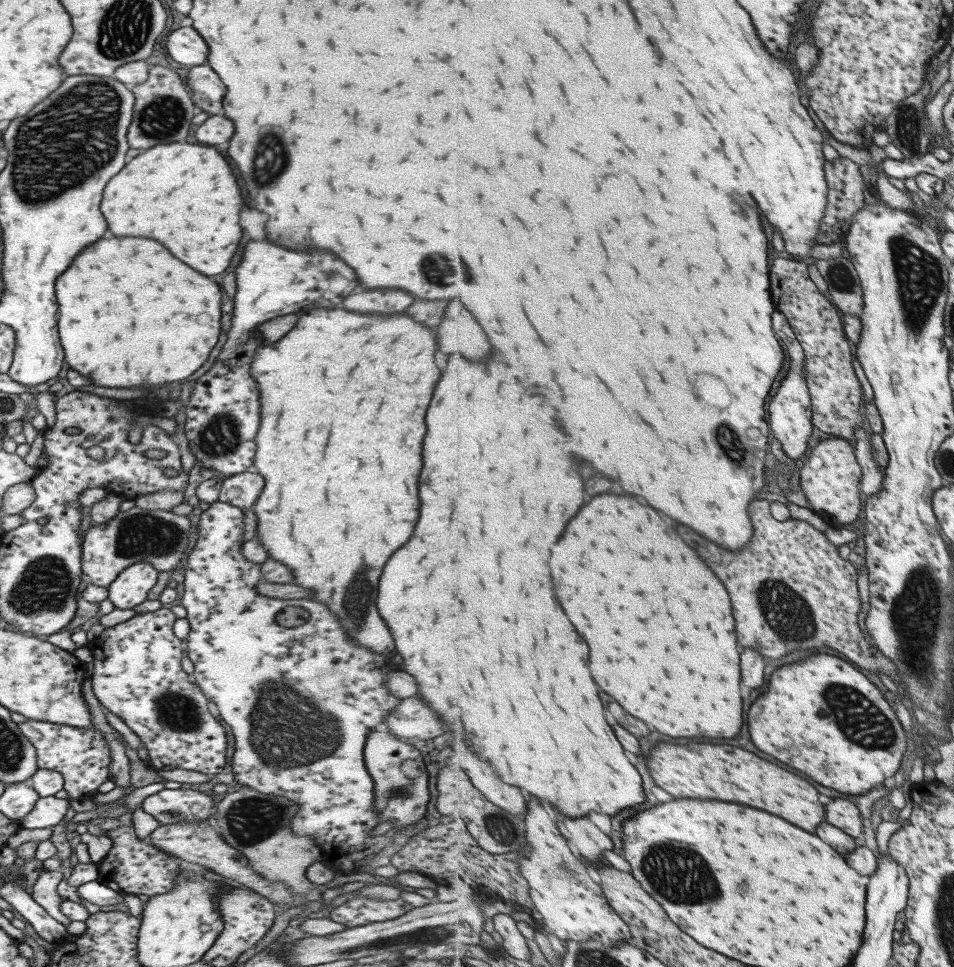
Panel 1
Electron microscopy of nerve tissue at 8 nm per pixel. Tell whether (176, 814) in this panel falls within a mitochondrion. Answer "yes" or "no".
yes

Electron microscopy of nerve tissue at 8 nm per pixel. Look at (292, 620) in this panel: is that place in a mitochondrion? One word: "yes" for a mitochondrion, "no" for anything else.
yes

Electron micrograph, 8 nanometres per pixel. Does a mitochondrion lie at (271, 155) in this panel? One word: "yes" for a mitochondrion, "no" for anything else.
yes

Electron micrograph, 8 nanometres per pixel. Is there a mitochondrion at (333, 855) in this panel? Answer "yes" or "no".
no

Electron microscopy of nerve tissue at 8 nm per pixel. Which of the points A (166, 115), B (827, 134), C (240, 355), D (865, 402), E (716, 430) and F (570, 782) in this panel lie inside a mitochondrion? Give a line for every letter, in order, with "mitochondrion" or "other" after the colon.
A: mitochondrion
B: other
C: other
D: other
E: mitochondrion
F: other

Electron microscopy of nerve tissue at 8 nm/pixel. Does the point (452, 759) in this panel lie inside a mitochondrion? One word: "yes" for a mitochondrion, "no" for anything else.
no

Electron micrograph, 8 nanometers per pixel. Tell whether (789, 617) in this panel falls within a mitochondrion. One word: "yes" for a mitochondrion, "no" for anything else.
yes

